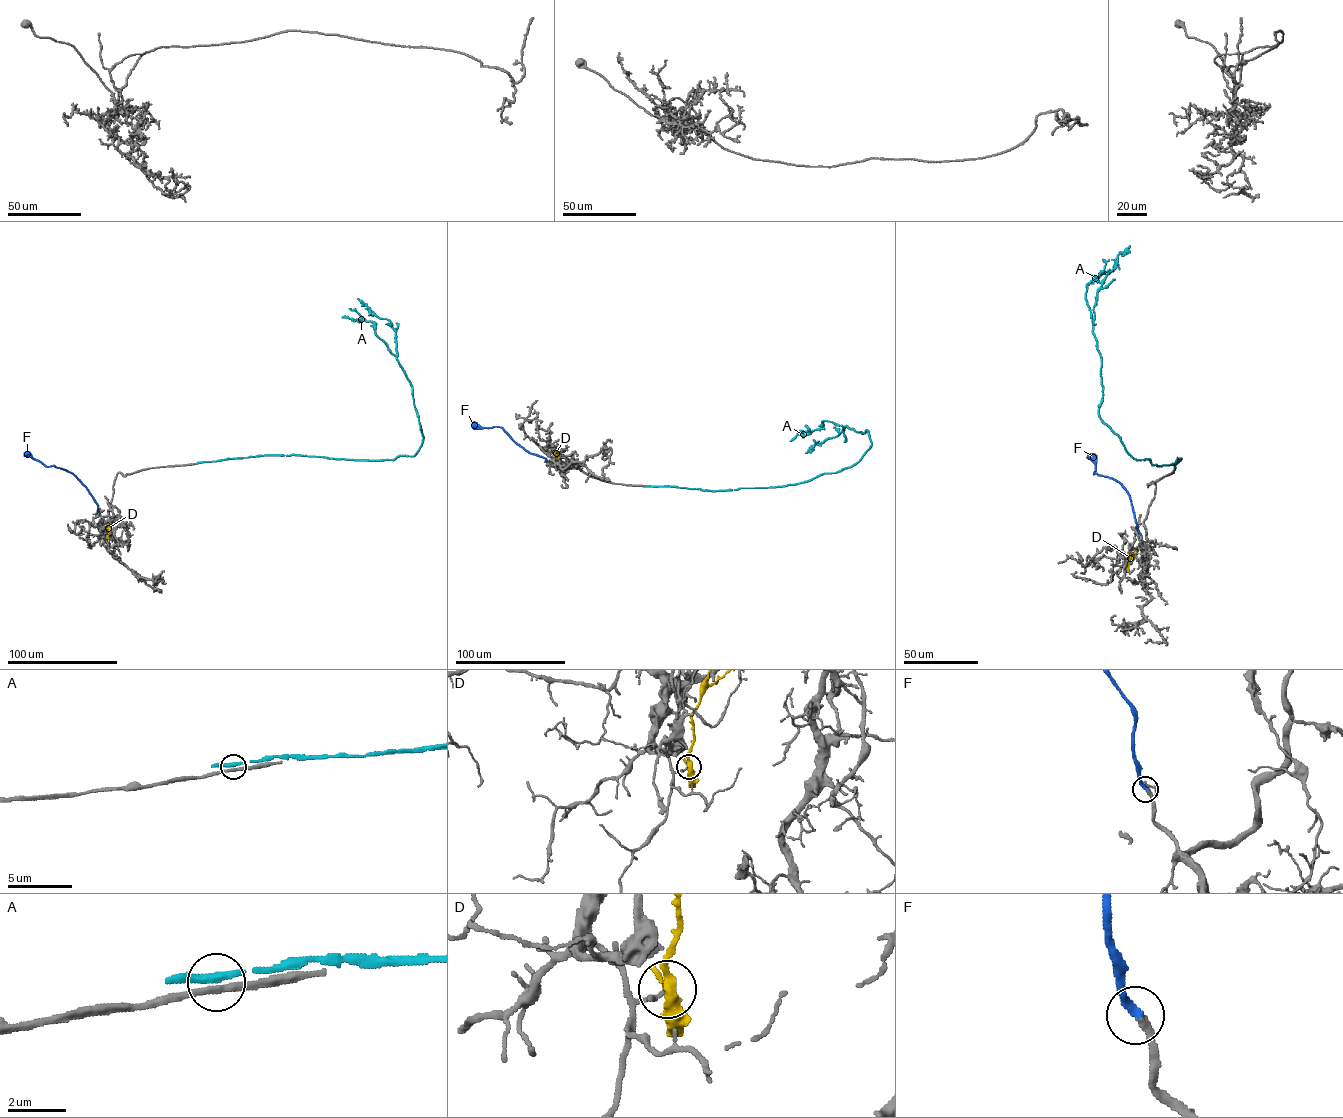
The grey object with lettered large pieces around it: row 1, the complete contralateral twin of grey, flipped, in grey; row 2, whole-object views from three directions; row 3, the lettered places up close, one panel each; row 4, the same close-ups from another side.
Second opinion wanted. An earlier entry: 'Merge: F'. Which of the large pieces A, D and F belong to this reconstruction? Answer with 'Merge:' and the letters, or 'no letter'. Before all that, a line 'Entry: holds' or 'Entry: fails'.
Entry: holds
Merge: F

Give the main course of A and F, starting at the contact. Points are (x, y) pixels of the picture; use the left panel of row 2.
A: (199, 462), (293, 454), (392, 460), (415, 454), (423, 436), (412, 387), (396, 359), (395, 331), (357, 298)
F: (98, 511), (93, 496), (72, 473), (45, 466), (24, 455)

